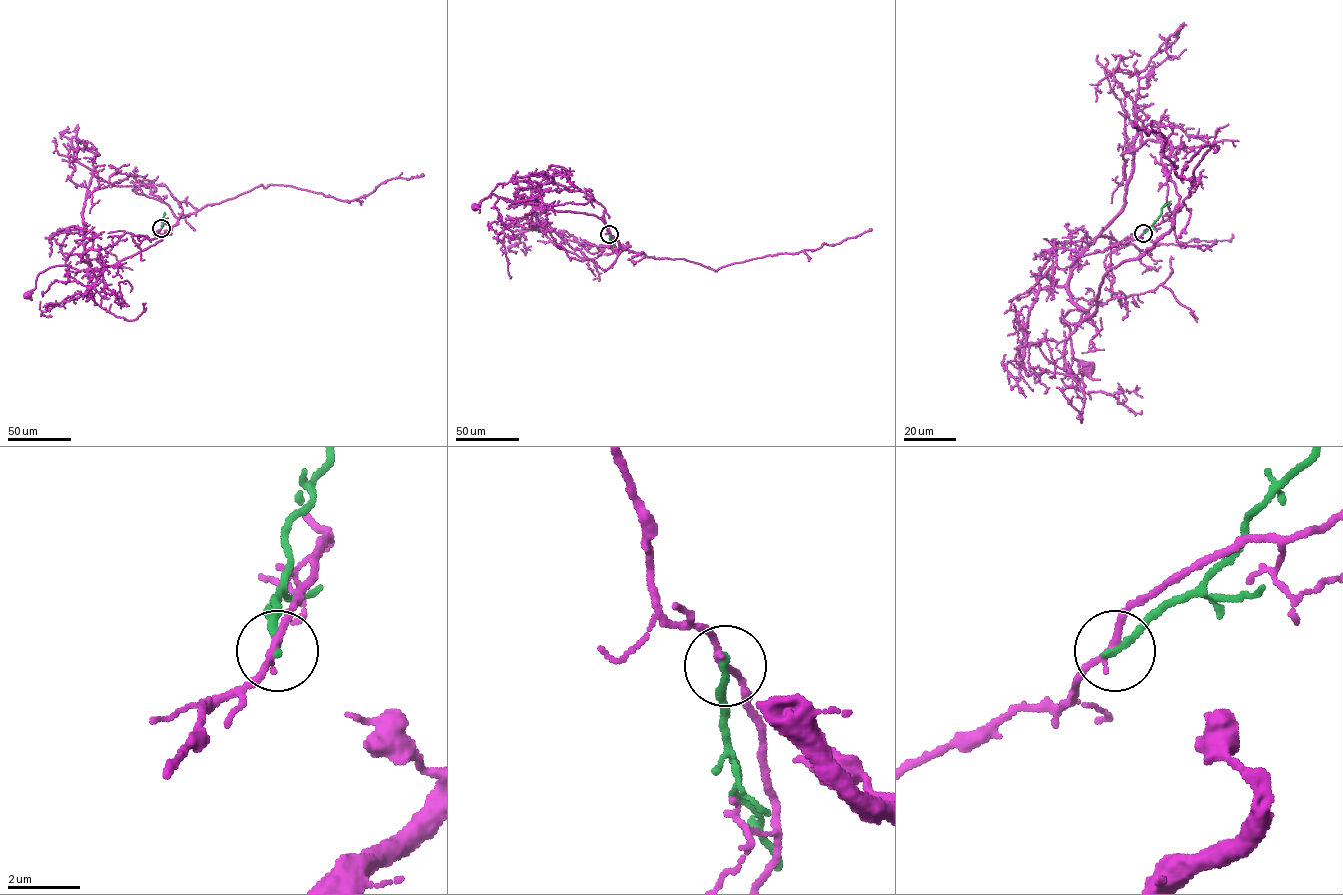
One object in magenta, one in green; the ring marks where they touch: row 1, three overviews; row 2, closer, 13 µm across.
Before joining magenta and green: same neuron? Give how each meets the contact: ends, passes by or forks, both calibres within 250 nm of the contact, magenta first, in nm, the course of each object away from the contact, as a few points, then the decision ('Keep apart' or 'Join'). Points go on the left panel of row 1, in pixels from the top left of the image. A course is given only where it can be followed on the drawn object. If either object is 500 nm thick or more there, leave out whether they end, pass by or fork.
At the ring magenta passes by. At the ring green ends. Thickness 190 nm (magenta) against 200 nm. Course of magenta: (161, 228), (157, 237), (125, 232), (113, 245), (88, 249), (87, 271), (50, 267), (26, 295). Course of green: (161, 228), (164, 212). Keep apart

